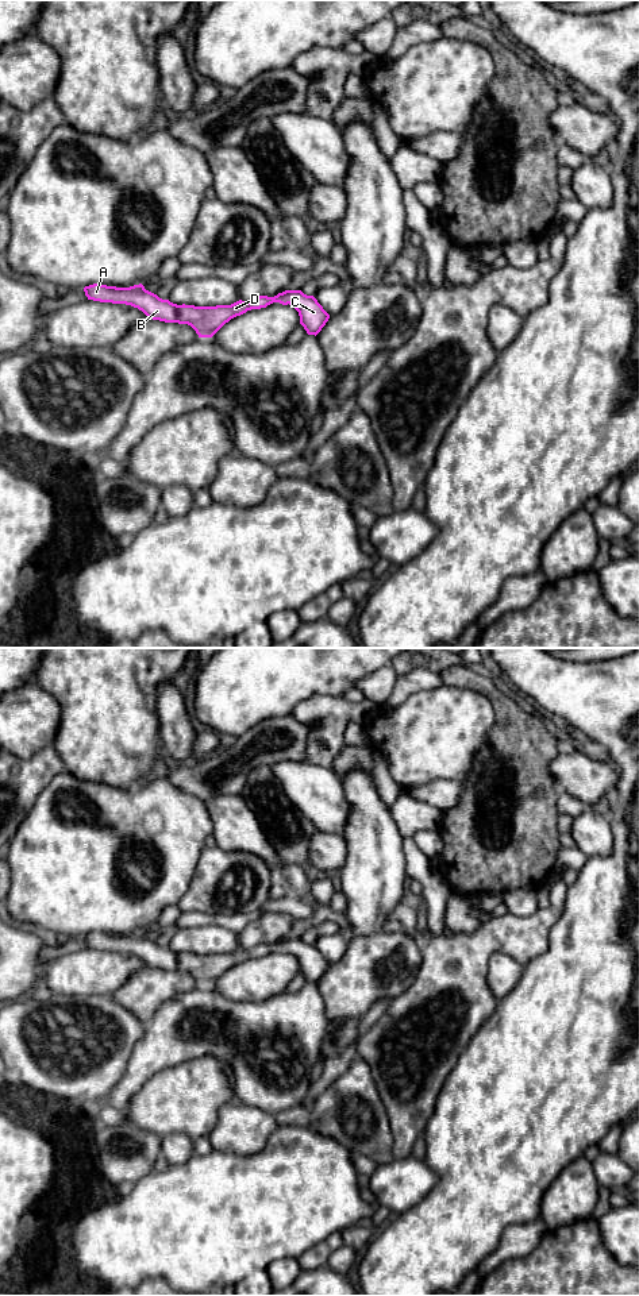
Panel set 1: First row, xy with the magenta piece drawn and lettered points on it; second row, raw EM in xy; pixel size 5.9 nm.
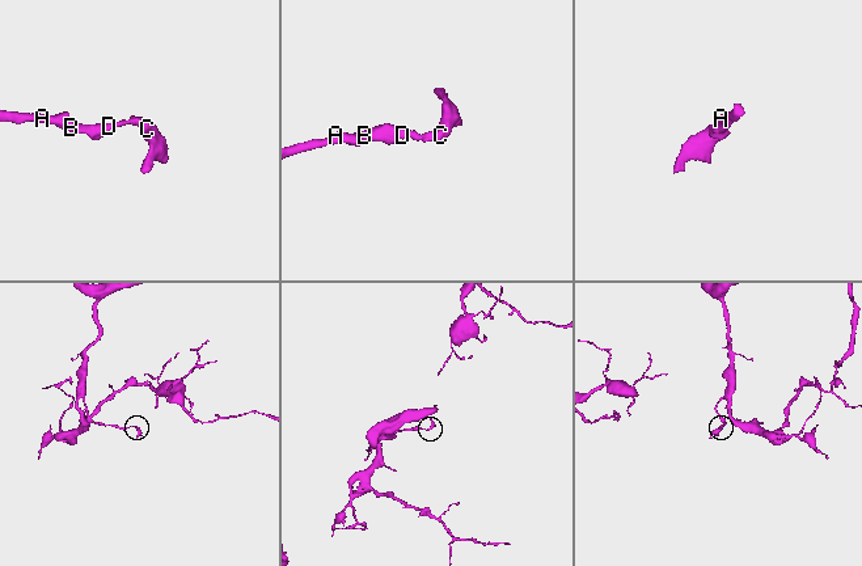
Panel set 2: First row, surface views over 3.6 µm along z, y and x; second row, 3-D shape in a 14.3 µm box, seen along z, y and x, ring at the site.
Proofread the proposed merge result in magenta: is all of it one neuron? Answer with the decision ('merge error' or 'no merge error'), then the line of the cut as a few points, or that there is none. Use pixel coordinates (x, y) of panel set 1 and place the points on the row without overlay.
no merge error; cut none

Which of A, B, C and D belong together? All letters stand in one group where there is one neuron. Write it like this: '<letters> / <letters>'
A B C D

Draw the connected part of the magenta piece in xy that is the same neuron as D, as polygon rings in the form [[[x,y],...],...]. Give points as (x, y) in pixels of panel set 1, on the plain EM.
[[[93,932],[85,934],[84,940],[88,948],[131,953],[153,968],[188,972],[199,986],[212,986],[231,967],[273,950],[292,953],[299,960],[300,972],[308,983],[316,984],[330,967],[317,948],[301,938],[285,938],[274,945],[259,944],[249,950],[239,948],[231,953],[216,954],[177,953],[146,938],[142,932],[130,936]]]

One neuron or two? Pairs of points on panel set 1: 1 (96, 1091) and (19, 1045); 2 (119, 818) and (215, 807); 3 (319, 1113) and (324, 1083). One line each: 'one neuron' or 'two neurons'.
1: one neuron
2: two neurons
3: two neurons

